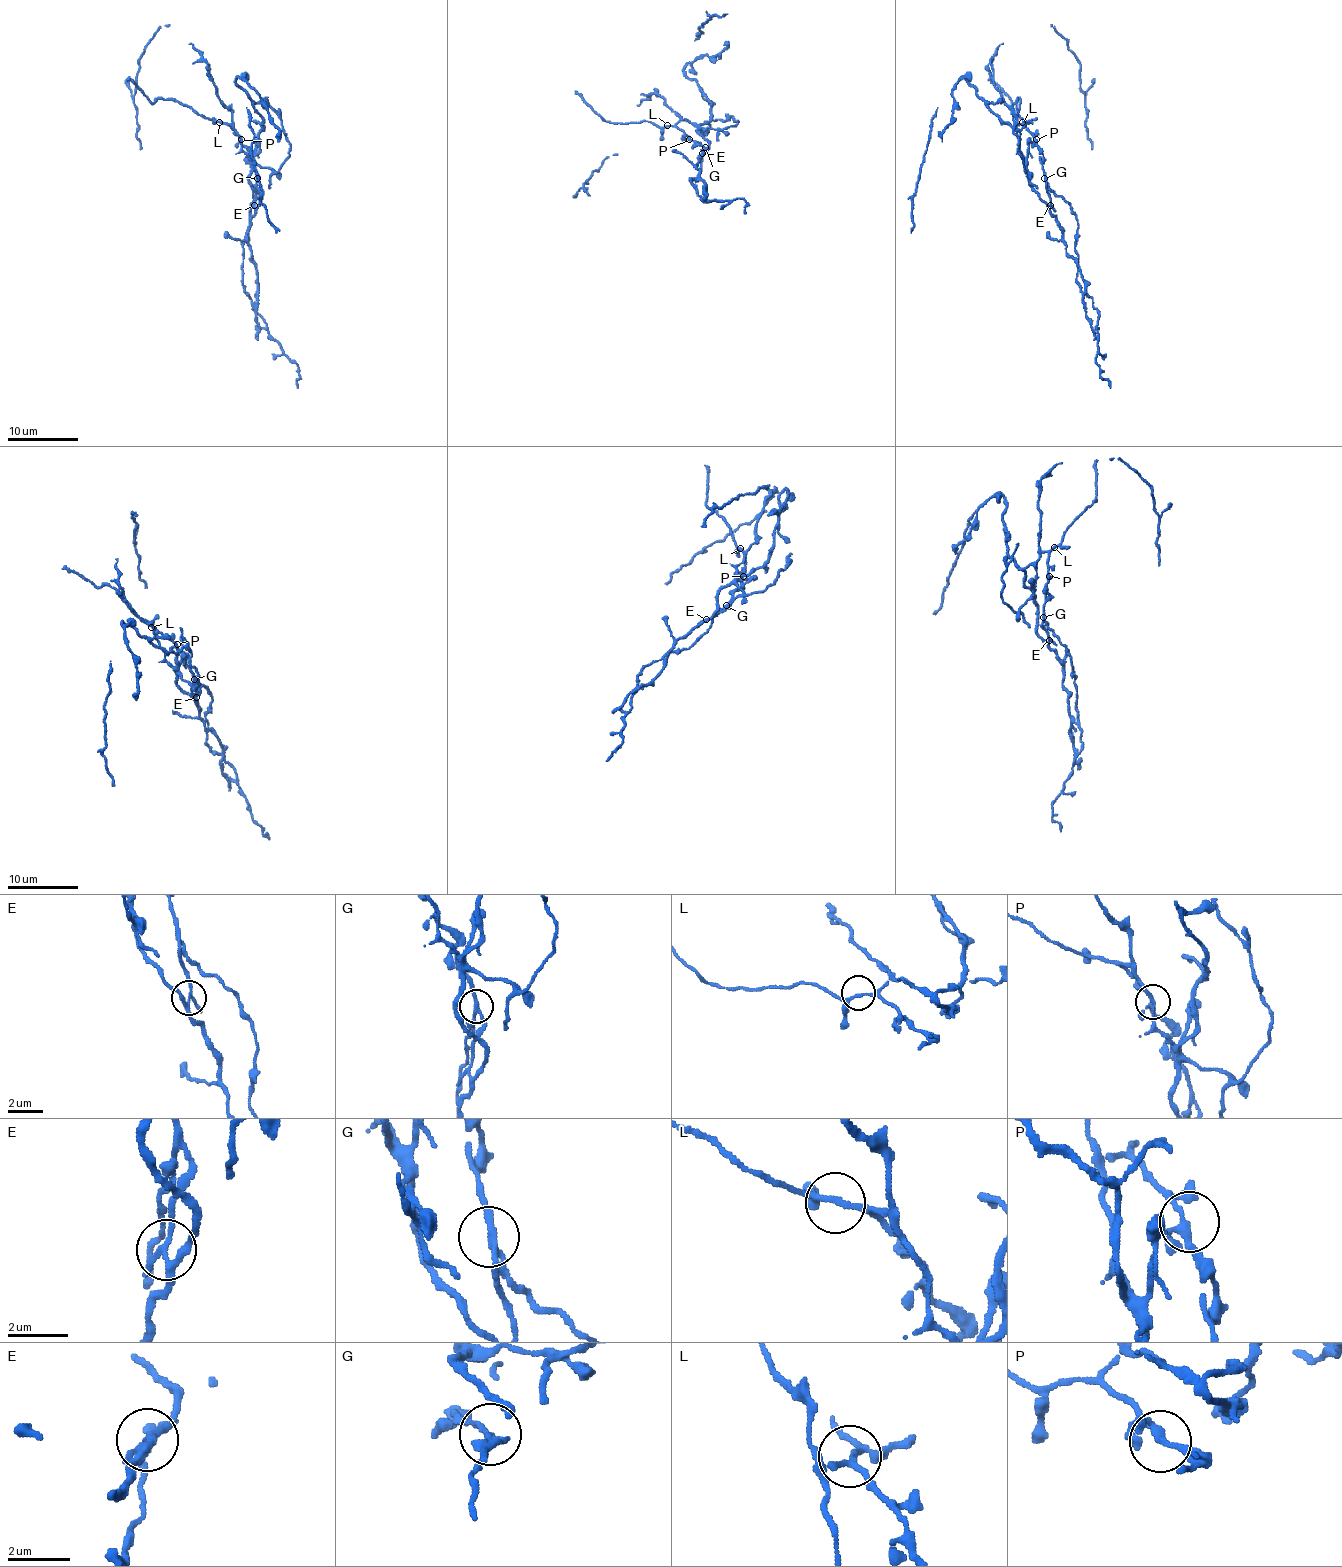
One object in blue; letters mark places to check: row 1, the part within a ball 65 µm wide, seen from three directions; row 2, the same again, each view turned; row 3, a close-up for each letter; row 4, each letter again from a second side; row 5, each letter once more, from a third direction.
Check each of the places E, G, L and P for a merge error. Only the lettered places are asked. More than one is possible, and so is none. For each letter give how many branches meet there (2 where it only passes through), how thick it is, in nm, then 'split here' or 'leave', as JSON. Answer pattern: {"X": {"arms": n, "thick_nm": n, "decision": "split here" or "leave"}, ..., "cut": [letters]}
{"E": {"arms": 4, "thick_nm": 190, "decision": "split here"}, "G": {"arms": 2, "thick_nm": 200, "decision": "split here"}, "L": {"arms": 4, "thick_nm": 150, "decision": "leave"}, "P": {"arms": 3, "thick_nm": 200, "decision": "leave"}, "cut": ["E", "G"]}

